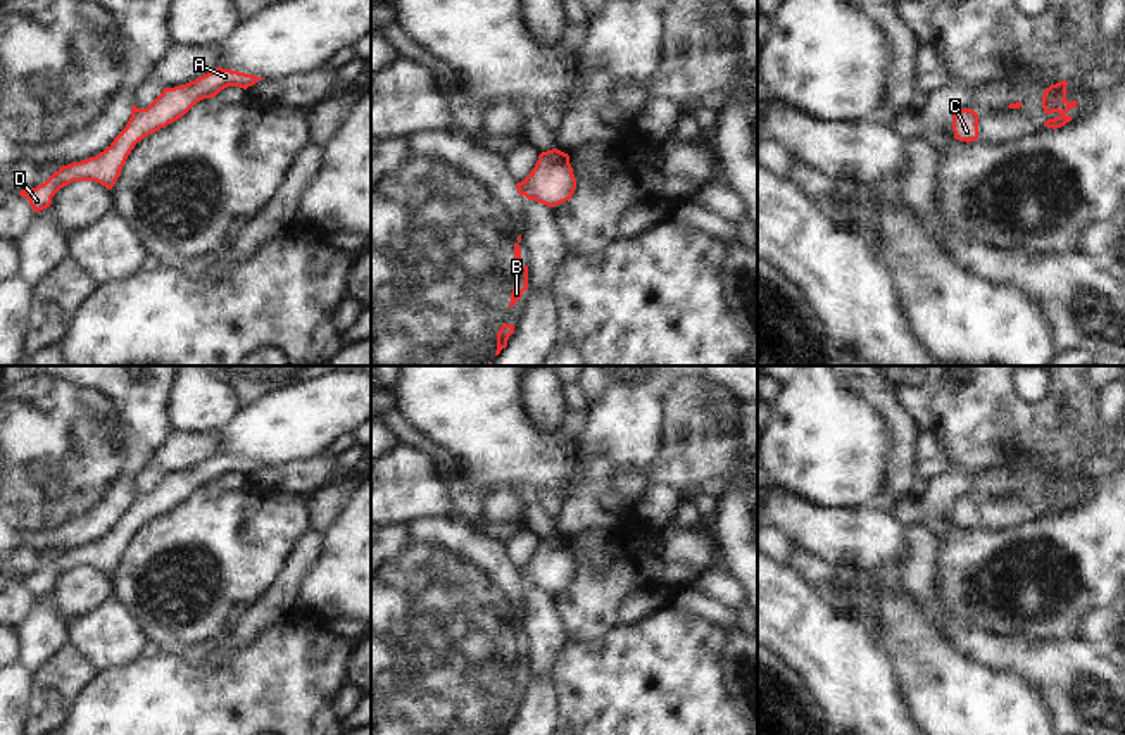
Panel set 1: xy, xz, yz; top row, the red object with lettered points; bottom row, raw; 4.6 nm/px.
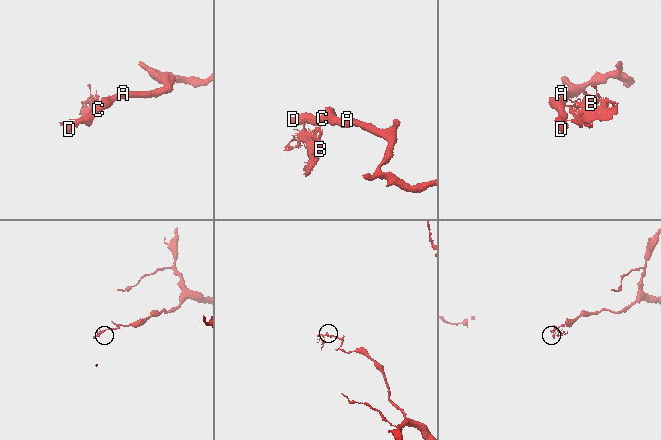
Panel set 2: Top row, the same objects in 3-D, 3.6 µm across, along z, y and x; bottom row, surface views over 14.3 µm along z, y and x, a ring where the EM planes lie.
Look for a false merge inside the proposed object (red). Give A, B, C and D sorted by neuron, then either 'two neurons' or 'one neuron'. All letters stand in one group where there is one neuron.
groups A C D / B; two neurons

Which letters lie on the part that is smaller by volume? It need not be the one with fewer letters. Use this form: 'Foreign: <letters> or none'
Foreign: B

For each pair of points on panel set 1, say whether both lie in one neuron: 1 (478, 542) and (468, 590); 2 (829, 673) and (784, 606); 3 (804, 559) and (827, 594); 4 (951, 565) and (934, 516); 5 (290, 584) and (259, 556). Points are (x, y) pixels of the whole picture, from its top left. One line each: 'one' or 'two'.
1: one
2: one
3: one
4: two
5: two

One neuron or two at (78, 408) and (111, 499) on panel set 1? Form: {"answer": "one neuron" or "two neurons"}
{"answer": "one neuron"}

